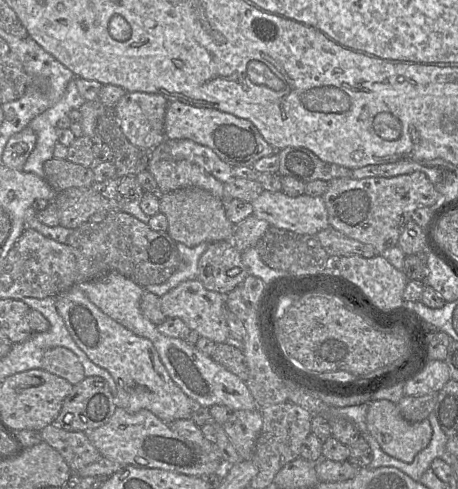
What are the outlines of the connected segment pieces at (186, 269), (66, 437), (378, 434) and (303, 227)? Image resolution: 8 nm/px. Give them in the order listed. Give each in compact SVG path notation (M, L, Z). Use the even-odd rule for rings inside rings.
M176 242L181 260L178 269L166 282L157 285L148 285L145 287L145 290L161 297L181 282L197 279L198 261L210 244L212 243L202 242L195 247L188 247L183 243Z
M52 423L40 431L42 440L57 450L72 471L96 462L102 456L85 432L70 432Z
M389 400L367 403L367 432L377 440L386 454L411 463L415 456L428 446L432 438L428 419L408 422L400 414L397 404Z
M264 190L251 204L253 214L272 227L310 235L329 227L327 209L320 196L290 197L282 191Z

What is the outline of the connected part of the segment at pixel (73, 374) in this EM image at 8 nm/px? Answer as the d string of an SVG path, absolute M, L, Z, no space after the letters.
M54 347L45 351L41 368L67 380L73 386L86 378L79 358L65 347Z

